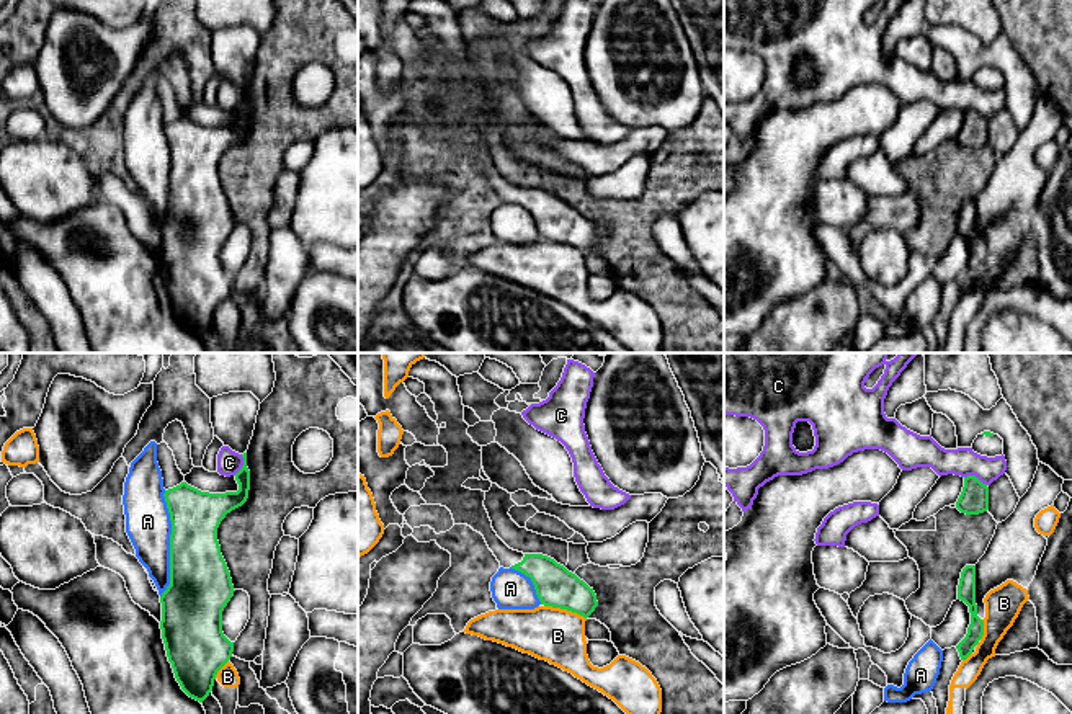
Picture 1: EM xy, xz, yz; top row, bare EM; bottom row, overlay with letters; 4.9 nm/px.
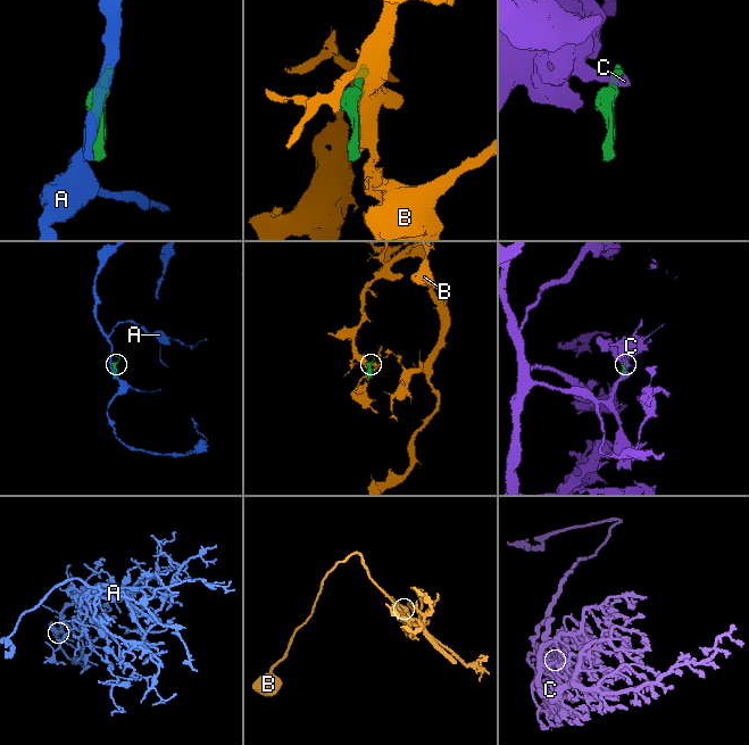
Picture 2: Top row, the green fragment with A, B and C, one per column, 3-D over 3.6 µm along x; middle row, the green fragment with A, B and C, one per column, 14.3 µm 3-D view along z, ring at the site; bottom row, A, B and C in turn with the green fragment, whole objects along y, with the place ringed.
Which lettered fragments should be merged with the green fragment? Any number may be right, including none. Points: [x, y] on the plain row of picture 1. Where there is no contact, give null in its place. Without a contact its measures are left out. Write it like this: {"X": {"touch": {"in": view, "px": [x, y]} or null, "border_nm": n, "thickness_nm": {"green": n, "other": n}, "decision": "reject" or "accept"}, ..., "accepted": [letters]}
{"A": {"touch": {"in": "xy", "px": [170, 178]}, "border_nm": 550, "thickness_nm": {"green": 300, "other": 220}, "decision": "reject"}, "B": {"touch": {"in": "xz", "px": [566, 242]}, "border_nm": 220, "thickness_nm": {"green": 200, "other": 280}, "decision": "reject"}, "C": {"touch": {"in": "yz", "px": [976, 111]}, "border_nm": 120, "thickness_nm": {"green": 140, "other": 140}, "decision": "reject"}, "accepted": []}

